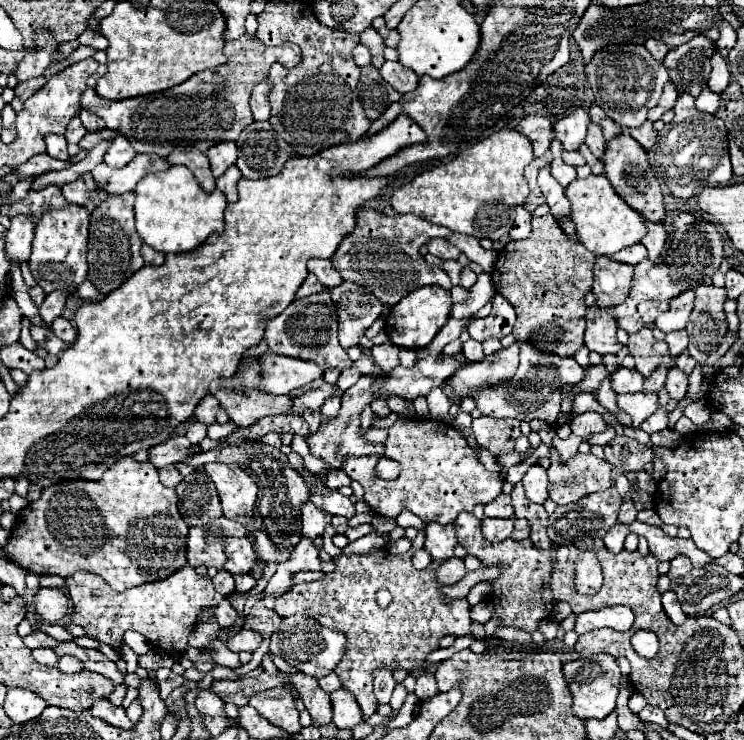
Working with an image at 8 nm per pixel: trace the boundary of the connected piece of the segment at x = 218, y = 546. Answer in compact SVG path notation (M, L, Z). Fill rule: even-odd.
M216 518L202 528L190 528L186 536L186 558L190 568L198 566L214 566L222 568L226 556L222 554L222 542L228 536L246 536L248 530L238 524L230 522L228 518Z

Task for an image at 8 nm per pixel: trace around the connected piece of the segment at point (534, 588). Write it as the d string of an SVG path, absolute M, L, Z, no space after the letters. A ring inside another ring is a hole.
M460 514L454 520L456 538L466 548L466 552L482 562L482 566L500 566L502 574L496 580L490 580L492 594L490 600L494 604L494 618L500 620L500 626L512 626L526 632L538 630L542 620L552 618L556 598L550 590L550 576L552 576L552 558L548 552L540 552L534 548L529 539L514 542L507 538L500 544L492 544L482 536L480 520L474 514Z

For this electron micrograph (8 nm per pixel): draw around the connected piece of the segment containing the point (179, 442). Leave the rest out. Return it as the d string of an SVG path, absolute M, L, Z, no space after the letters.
M174 436L174 438L150 448L148 450L148 462L156 468L176 464L176 462L192 456L188 452L188 448L190 448L190 442L188 442L186 436Z

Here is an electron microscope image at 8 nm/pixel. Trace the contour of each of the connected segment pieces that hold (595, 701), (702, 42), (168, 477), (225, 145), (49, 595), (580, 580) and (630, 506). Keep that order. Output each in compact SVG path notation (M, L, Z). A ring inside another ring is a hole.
M596 654L592 658L580 658L574 662L566 662L564 668L564 680L572 692L572 714L582 720L590 718L606 718L616 708L616 696L618 696L618 680L620 680L620 668L614 658L606 654Z
M702 34L666 54L664 66L678 92L688 92L692 96L700 94L710 76L712 54L714 42Z
M172 466L172 468L162 468L158 474L160 474L160 482L162 482L164 486L170 486L170 488L178 486L178 482L182 480L180 472L178 472L174 466Z
M228 140L220 142L220 144L212 146L206 154L210 158L212 174L218 178L218 176L222 176L236 162L236 144L228 142Z
M40 588L36 594L36 614L48 624L60 624L70 612L72 602L60 588Z
M584 552L574 564L574 590L578 594L596 594L602 588L602 568L594 552Z
M628 500L628 502L624 502L622 508L620 508L618 522L620 522L620 524L630 524L630 522L636 520L636 514L638 514L638 512L636 512L636 508L634 508L634 502Z

